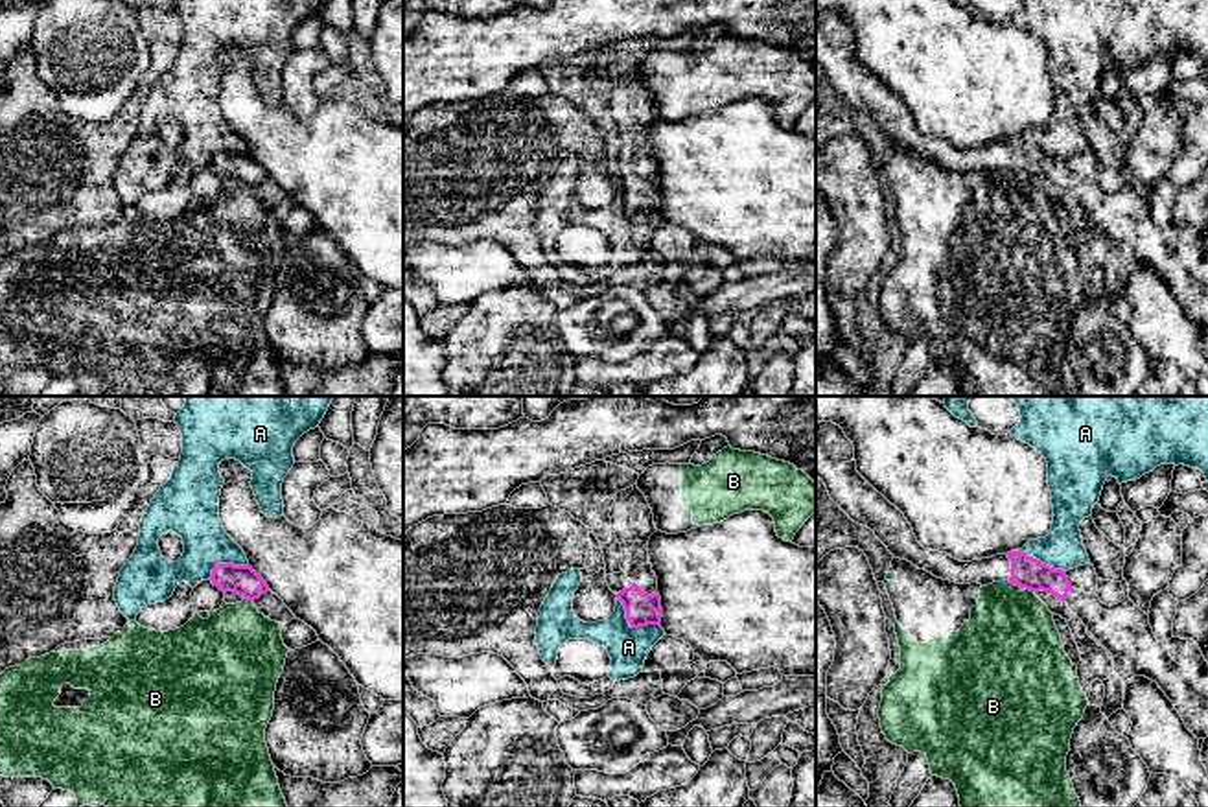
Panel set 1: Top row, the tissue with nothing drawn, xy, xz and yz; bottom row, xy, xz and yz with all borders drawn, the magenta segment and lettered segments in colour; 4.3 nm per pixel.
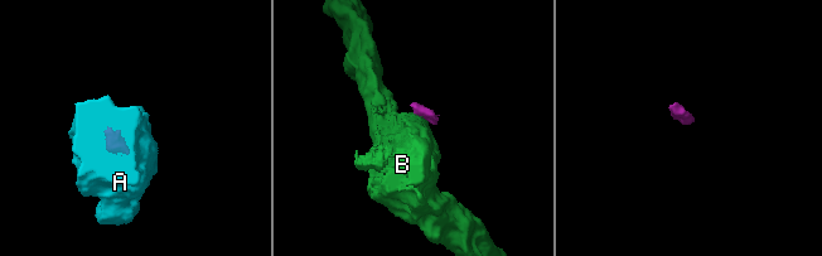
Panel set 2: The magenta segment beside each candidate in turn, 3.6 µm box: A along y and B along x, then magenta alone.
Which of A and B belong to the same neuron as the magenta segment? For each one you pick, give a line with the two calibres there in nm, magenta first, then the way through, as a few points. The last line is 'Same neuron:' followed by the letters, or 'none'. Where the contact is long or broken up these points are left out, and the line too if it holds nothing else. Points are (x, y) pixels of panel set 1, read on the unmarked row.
Same neuron: none

